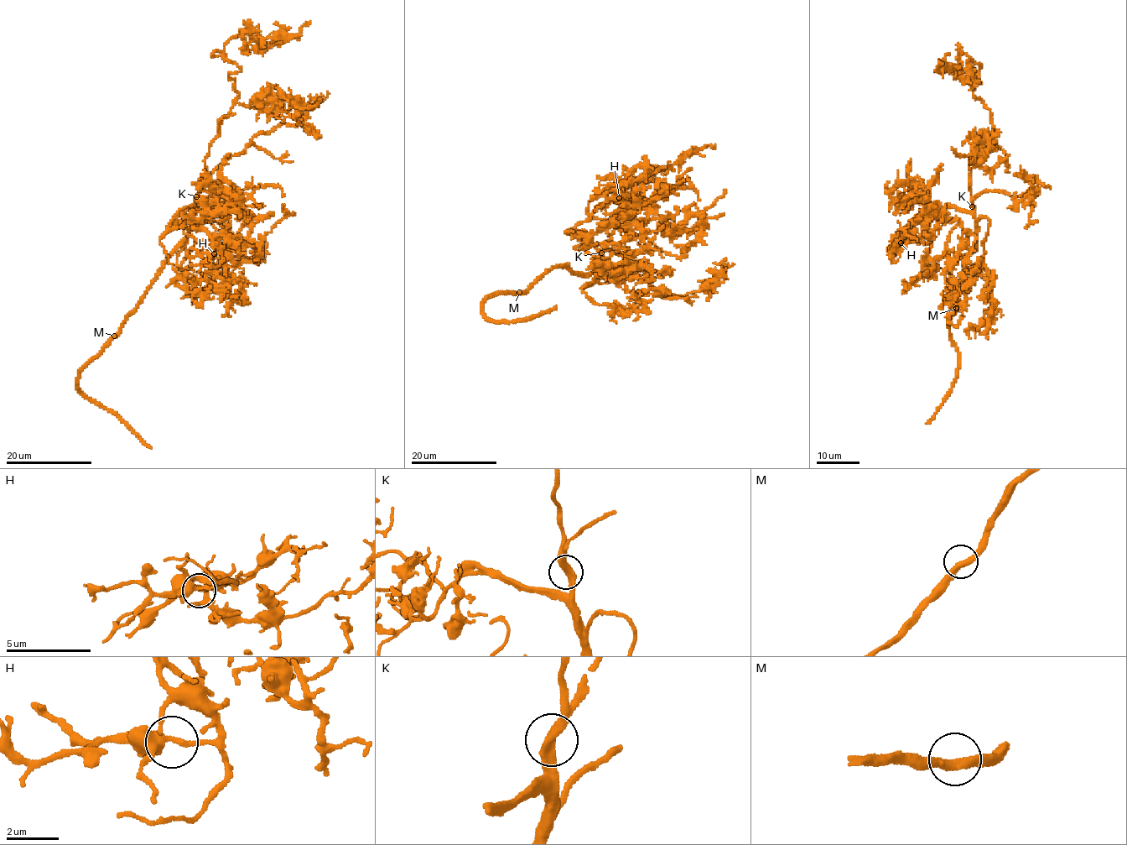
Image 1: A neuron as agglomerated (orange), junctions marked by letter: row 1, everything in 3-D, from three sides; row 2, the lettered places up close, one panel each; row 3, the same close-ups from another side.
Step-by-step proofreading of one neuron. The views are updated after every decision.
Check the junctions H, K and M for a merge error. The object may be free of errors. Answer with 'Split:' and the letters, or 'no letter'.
Split: no letter

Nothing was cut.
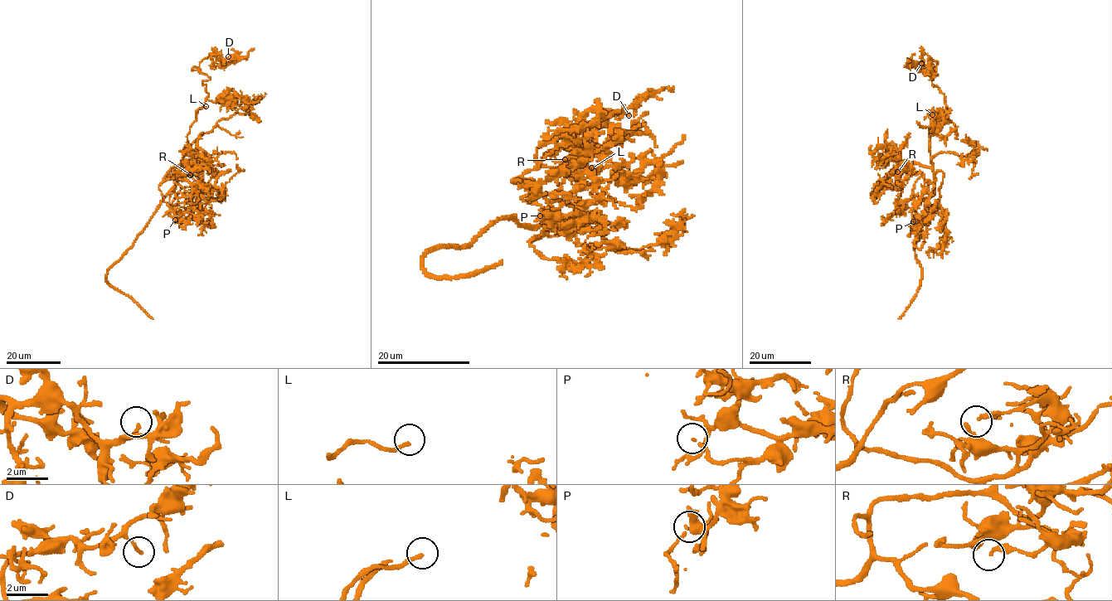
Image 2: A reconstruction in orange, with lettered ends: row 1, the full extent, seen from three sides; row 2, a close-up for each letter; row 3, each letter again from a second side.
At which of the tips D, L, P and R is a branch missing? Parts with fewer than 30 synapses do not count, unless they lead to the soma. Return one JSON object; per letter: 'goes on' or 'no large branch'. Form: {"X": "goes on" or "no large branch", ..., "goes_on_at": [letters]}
{"D": "no large branch", "L": "goes on", "P": "no large branch", "R": "no large branch", "goes_on_at": ["L"]}

